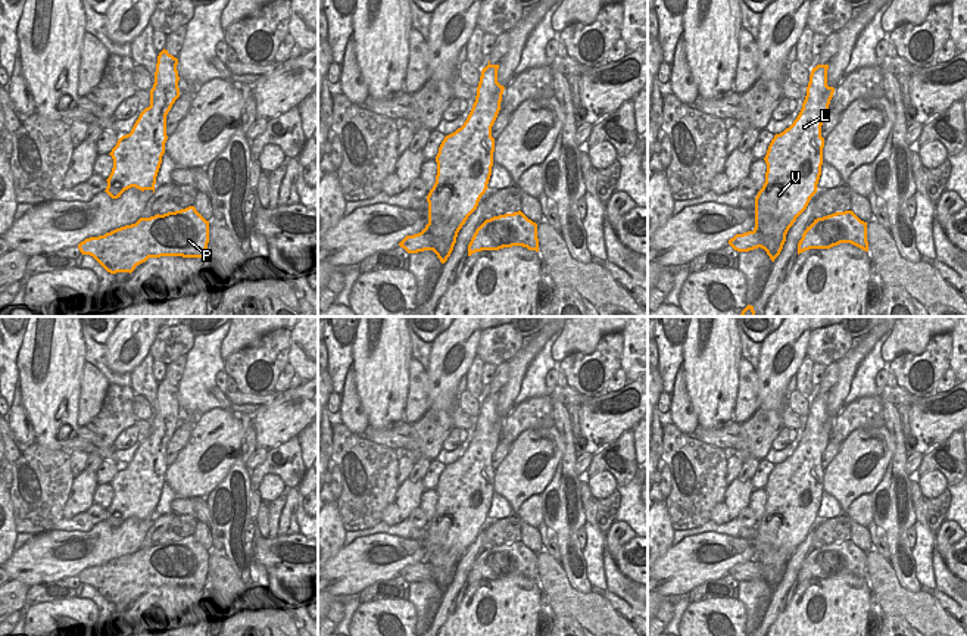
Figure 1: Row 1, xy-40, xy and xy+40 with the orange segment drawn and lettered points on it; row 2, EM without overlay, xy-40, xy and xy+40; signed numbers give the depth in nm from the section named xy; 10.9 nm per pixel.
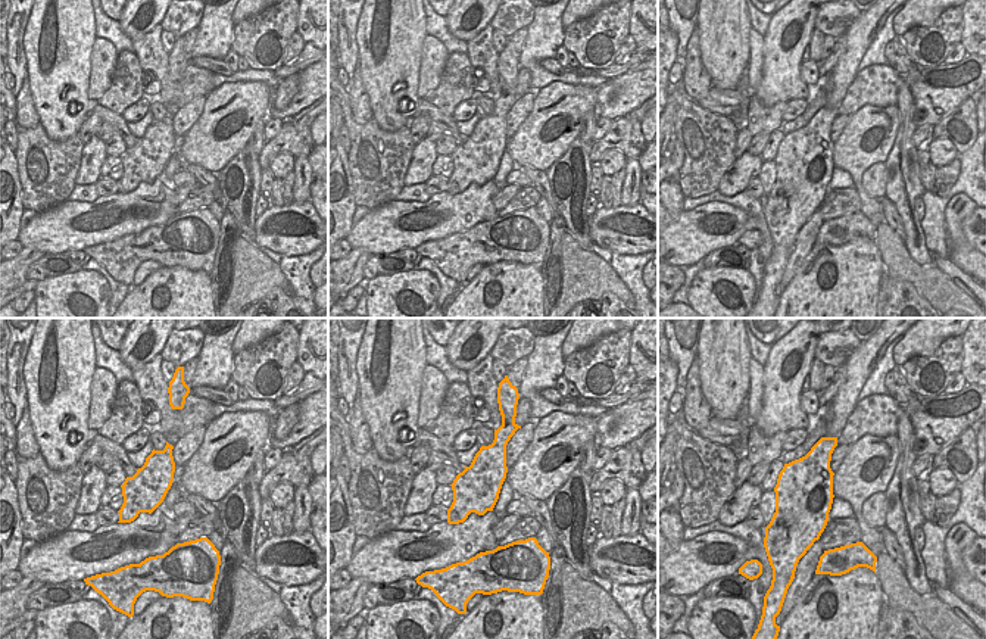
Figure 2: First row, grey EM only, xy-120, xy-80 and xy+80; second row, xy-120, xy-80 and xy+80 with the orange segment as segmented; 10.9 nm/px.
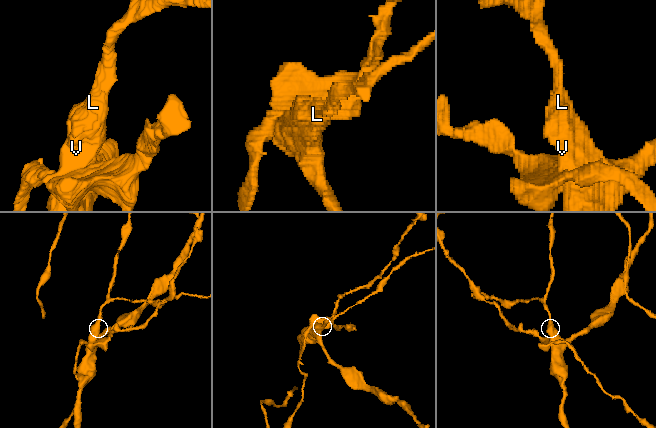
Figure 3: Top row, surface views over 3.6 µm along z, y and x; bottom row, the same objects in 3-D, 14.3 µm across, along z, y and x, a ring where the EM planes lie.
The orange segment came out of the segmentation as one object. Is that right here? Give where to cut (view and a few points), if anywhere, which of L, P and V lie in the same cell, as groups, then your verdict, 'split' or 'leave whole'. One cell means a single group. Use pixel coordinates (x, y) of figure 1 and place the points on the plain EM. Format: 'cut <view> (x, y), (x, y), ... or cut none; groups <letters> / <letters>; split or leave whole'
cut xy+40 (754, 560), (763, 564), (786, 563); groups L V / P; split

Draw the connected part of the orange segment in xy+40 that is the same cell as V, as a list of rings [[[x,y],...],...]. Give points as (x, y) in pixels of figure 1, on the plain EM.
[[[829,395],[812,398],[798,448],[768,476],[765,512],[755,527],[754,561],[762,565],[787,564],[817,523],[824,477],[821,455],[835,423],[827,415],[827,399]]]

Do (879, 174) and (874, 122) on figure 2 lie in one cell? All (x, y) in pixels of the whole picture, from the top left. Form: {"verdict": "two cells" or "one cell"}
{"verdict": "two cells"}

